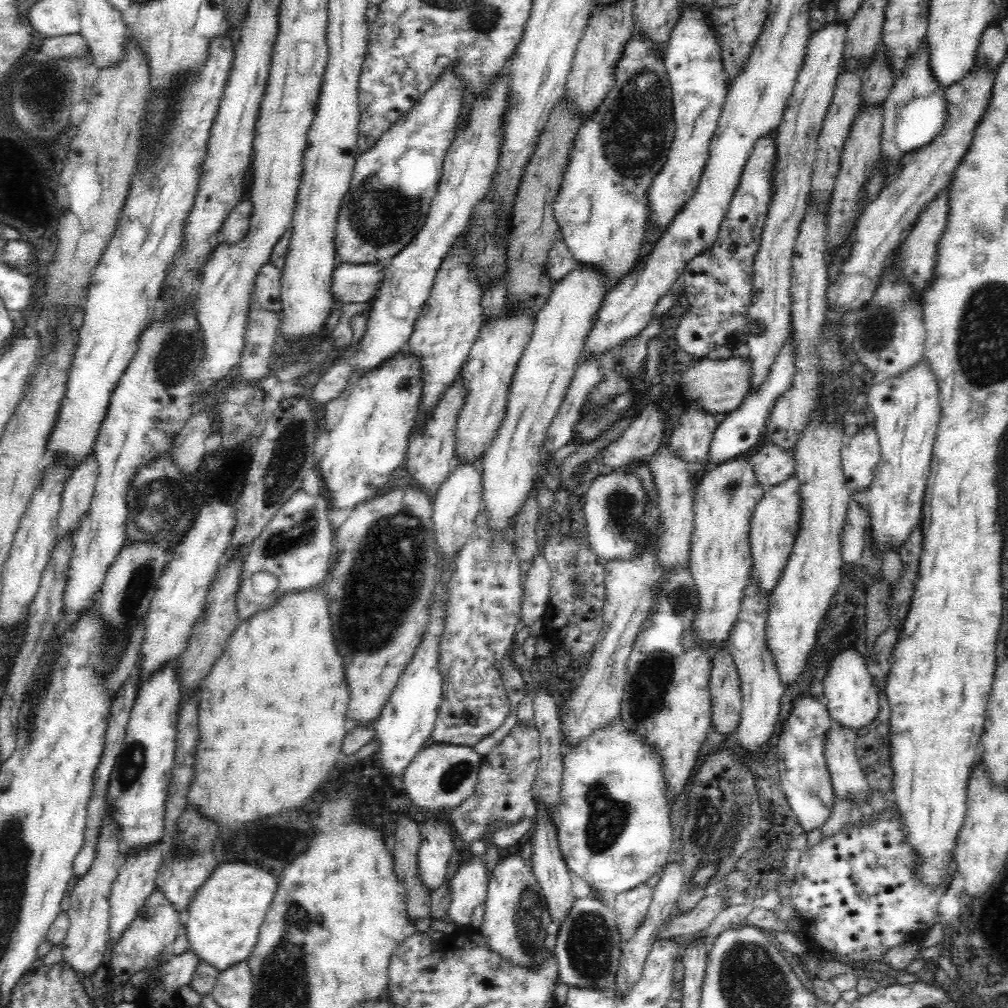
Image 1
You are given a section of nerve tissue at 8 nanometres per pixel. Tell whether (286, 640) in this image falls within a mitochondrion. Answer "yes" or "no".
no

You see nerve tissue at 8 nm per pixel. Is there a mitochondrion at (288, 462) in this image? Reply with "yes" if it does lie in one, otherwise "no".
yes

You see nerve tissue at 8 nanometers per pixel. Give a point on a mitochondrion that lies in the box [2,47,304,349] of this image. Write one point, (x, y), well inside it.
(56, 77)

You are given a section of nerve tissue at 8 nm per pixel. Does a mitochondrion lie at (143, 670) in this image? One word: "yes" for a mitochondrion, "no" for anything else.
no

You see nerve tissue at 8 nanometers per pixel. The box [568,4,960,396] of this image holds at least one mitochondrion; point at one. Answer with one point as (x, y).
(643, 98)

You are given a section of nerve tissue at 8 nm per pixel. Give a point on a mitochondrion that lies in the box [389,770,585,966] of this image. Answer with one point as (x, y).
(529, 918)

